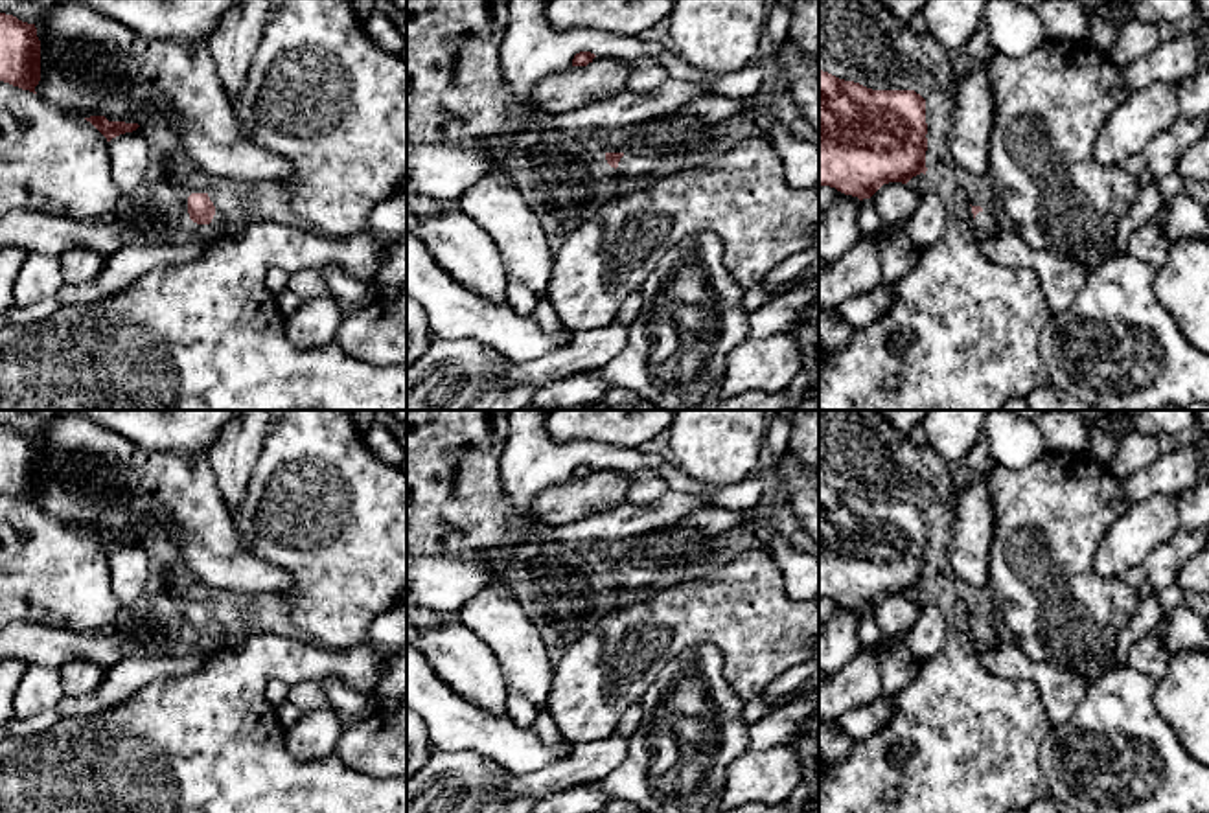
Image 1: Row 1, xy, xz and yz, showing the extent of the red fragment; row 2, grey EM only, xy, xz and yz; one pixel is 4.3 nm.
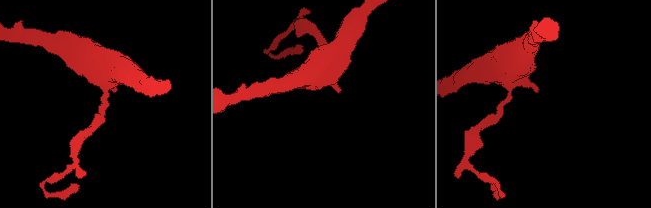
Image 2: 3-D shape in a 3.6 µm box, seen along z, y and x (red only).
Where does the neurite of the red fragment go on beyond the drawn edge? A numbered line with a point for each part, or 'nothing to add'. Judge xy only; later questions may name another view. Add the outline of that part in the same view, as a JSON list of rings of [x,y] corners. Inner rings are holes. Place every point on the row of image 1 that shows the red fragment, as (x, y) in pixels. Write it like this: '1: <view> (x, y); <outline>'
1: xy (227, 230); [[[217,212],[208,226],[215,235],[223,239],[236,239],[245,230],[243,223],[226,223]]]

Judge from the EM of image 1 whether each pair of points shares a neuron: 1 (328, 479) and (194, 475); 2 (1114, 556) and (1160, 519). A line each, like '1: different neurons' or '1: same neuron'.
1: different neurons
2: same neuron

